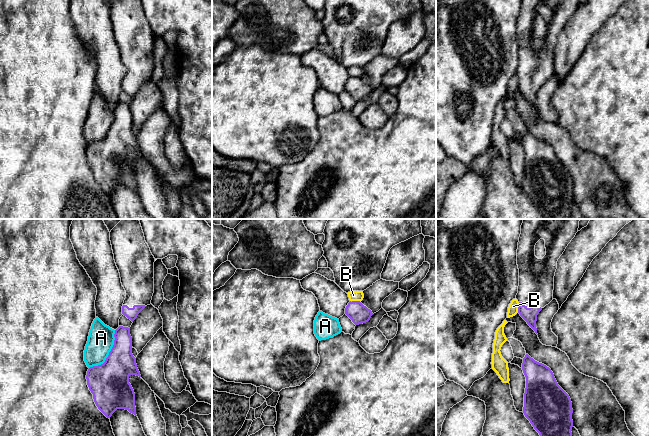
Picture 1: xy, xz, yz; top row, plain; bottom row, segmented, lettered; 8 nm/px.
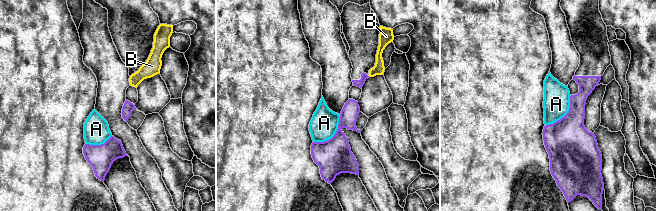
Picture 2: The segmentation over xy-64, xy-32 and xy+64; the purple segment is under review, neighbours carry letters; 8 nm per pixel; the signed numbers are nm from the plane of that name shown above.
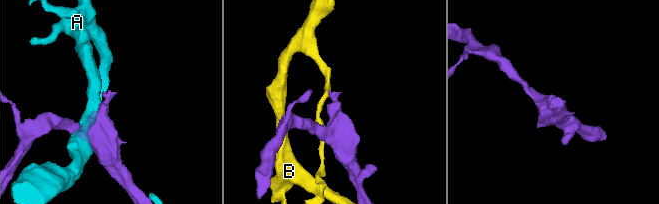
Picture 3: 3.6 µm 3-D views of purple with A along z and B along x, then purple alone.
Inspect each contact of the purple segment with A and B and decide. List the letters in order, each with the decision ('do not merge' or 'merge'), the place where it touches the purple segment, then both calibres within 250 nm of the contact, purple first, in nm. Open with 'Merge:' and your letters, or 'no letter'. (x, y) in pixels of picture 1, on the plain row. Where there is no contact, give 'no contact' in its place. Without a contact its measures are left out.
Merge: no letter
A: do not merge; contact xy (109, 129); calibres 320 and 220 nm
B: do not merge; contact yz (518, 83); calibres 110 and 80 nm

